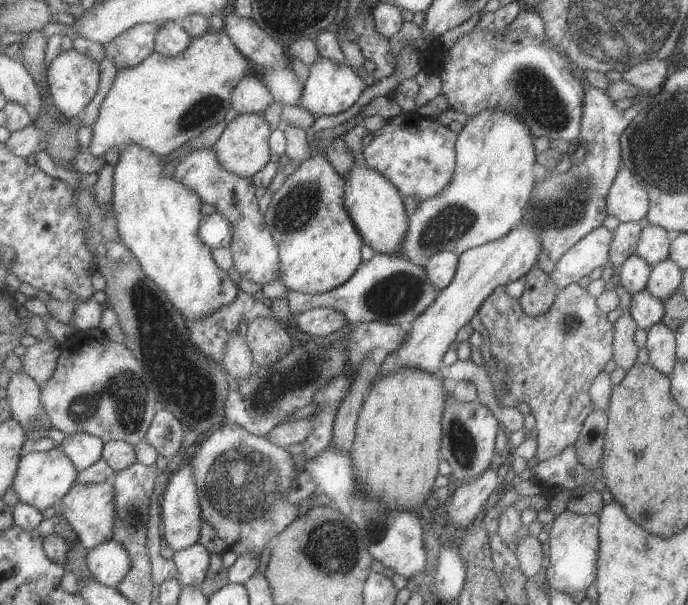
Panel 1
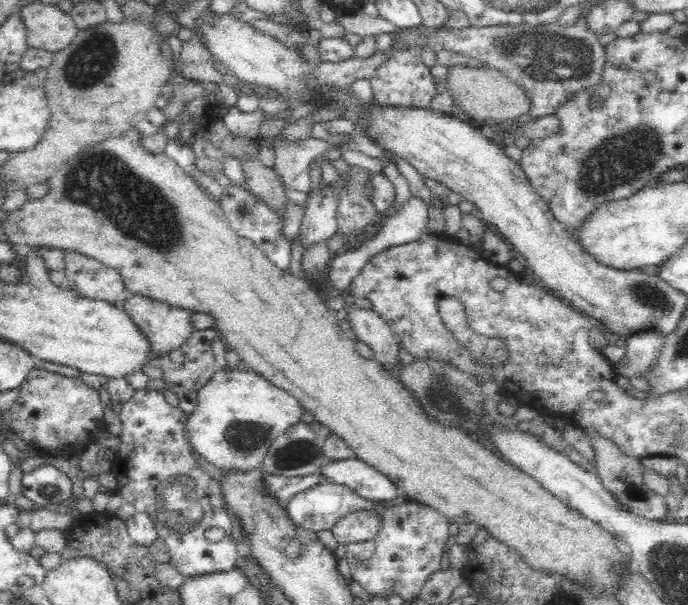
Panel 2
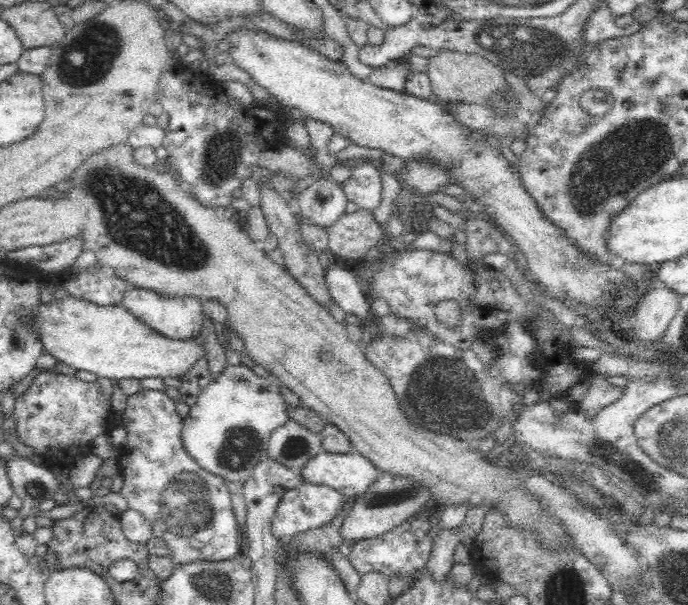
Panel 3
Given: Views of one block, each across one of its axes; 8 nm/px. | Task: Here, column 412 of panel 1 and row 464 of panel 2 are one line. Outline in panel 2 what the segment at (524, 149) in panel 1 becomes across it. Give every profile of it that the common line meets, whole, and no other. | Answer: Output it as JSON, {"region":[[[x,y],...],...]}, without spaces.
{"region":[[[236,367],[218,368],[214,377],[210,378],[210,381],[198,392],[196,408],[190,412],[185,428],[191,449],[205,461],[214,464],[216,468],[241,471],[261,470],[274,438],[283,434],[288,426],[300,422],[303,410],[297,398],[272,385],[260,374],[253,371],[240,372]]]}

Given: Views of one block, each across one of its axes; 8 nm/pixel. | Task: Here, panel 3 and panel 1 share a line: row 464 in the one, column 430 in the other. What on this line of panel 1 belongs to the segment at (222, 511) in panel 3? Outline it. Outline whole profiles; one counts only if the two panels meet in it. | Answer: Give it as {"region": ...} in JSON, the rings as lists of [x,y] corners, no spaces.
{"region":[[[399,113],[372,132],[364,155],[367,167],[391,181],[399,194],[418,203],[439,194],[452,179],[456,163],[455,141],[456,134],[437,123],[436,119],[416,113]]]}

